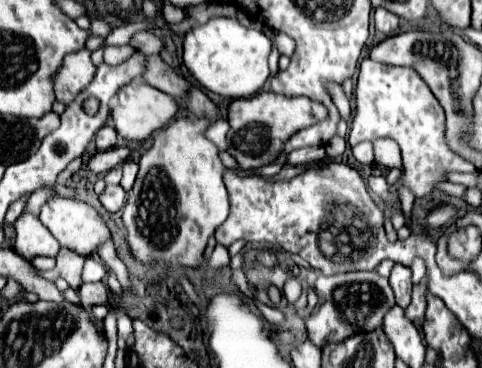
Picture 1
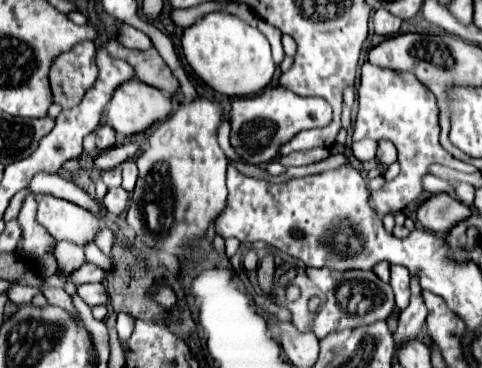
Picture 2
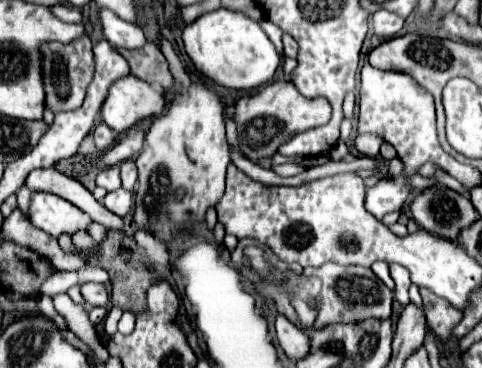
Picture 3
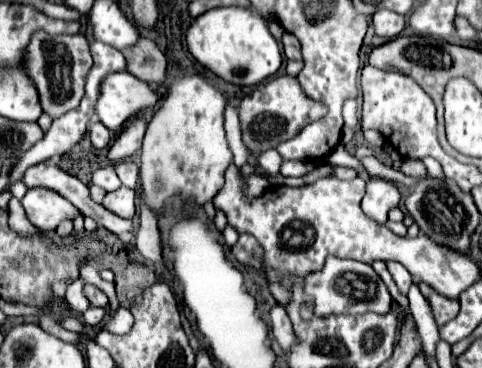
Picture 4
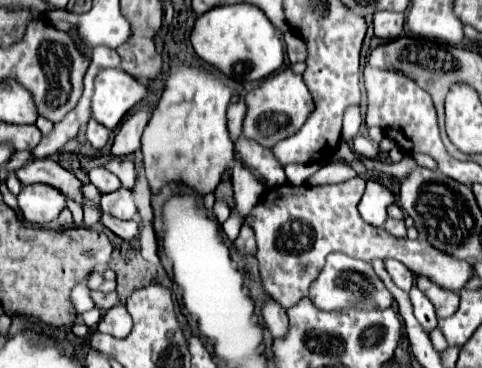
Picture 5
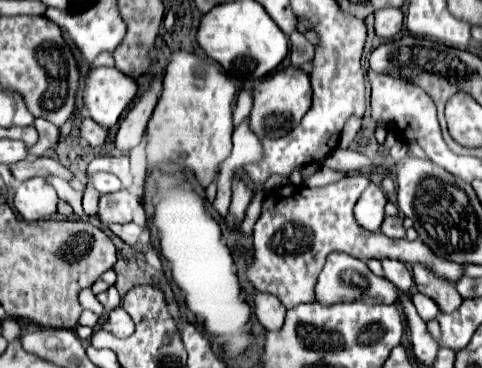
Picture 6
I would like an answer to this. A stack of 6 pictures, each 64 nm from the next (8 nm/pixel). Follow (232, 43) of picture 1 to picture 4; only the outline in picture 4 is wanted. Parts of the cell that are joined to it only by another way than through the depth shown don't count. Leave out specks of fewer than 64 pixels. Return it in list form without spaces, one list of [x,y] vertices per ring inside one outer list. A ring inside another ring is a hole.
[[[212,8],[194,18],[186,32],[190,54],[208,70],[238,86],[254,86],[276,74],[282,66],[282,52],[278,40],[272,36],[268,22],[252,8]]]

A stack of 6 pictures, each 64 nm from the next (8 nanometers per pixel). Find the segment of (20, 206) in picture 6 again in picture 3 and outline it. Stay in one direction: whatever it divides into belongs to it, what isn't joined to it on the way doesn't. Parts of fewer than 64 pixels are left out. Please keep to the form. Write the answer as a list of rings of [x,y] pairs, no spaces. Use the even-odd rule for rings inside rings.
[[[32,192],[28,214],[30,222],[50,236],[60,236],[62,232],[74,234],[92,222],[86,212],[80,212],[80,208],[68,200],[48,192]]]

